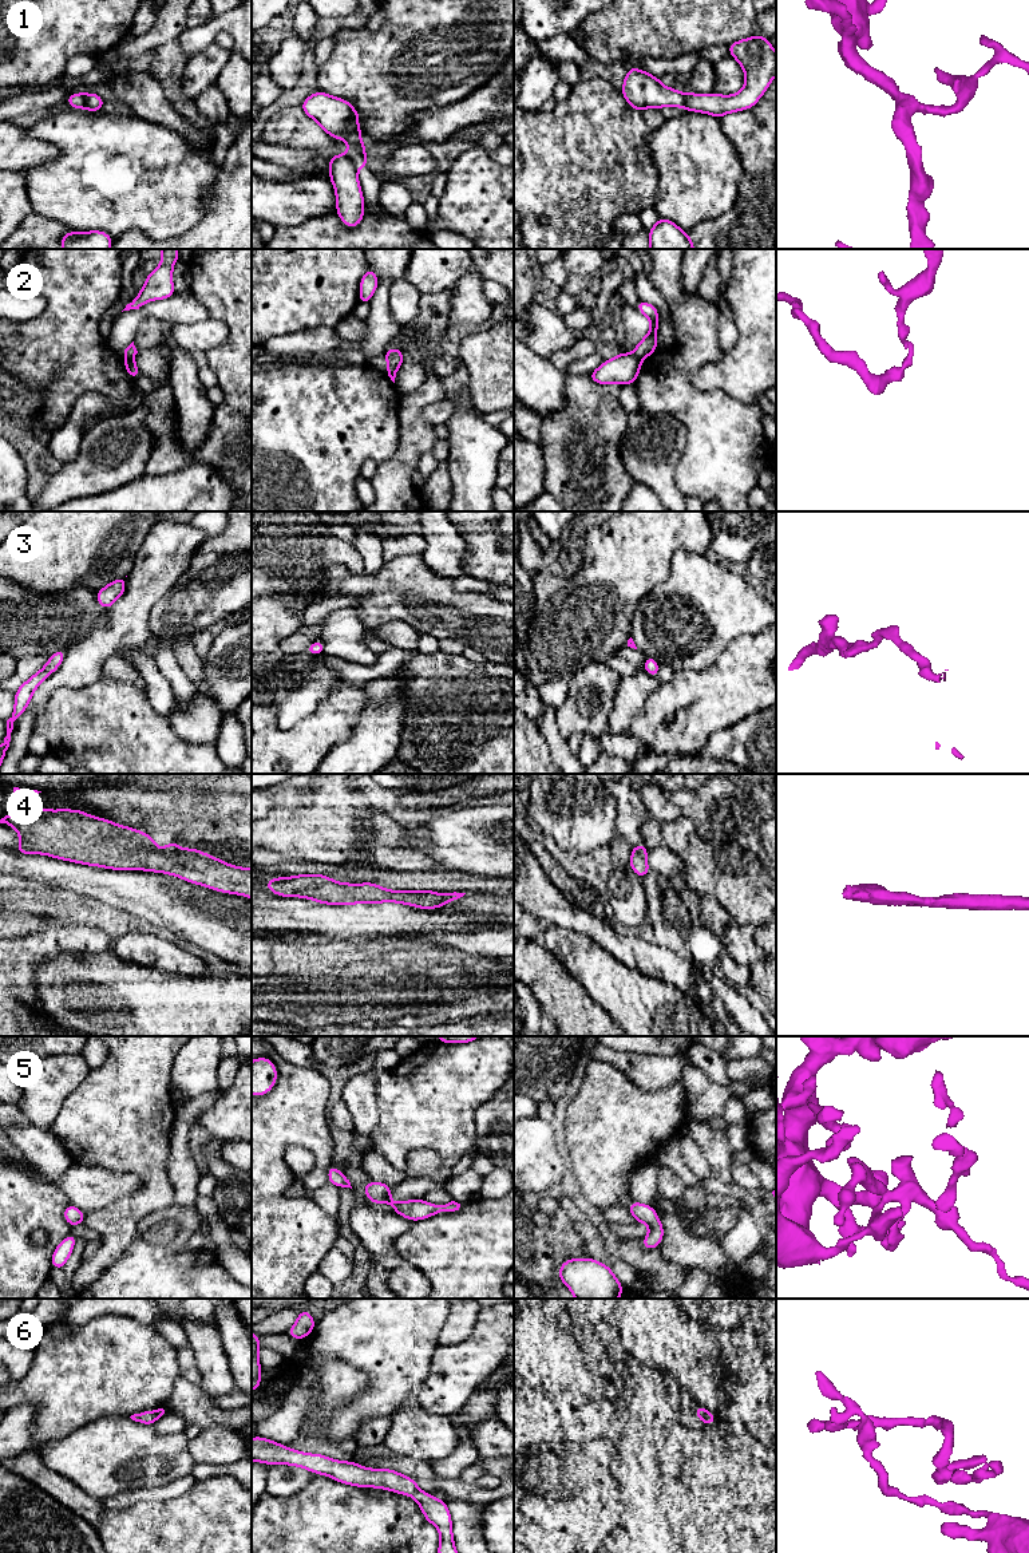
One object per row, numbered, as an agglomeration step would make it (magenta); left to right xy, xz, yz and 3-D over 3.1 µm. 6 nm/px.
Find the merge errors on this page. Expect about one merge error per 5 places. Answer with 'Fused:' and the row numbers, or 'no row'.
Fused: 1, 2

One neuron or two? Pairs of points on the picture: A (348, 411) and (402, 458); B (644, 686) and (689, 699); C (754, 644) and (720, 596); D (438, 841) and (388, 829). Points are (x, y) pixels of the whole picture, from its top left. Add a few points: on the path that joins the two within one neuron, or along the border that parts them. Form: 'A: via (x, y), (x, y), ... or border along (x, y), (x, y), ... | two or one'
A: border along (399, 421), (396, 451), (379, 463) | two
B: border along (661, 683), (646, 698), (637, 714) | two
C: border along (762, 631), (737, 636), (721, 654) | two
D: border along (403, 829), (406, 842), (412, 849), (427, 854) | two

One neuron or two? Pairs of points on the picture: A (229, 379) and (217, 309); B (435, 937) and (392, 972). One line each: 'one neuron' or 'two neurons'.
A: one neuron
B: two neurons

